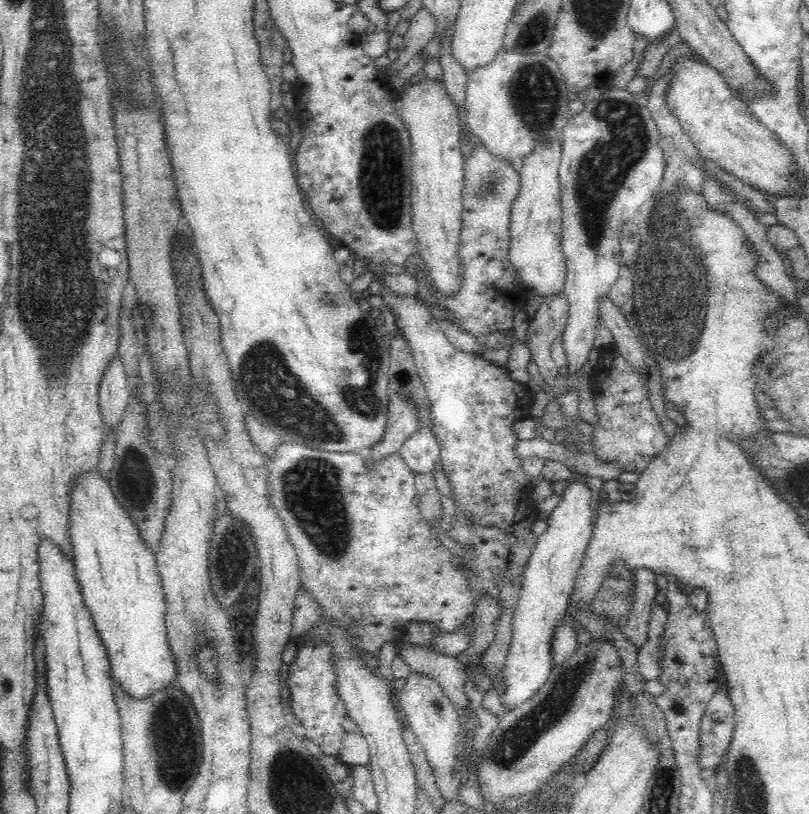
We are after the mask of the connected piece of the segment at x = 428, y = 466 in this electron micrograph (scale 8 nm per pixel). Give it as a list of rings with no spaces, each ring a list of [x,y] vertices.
[[[419,424],[418,431],[402,444],[400,457],[414,475],[430,473],[441,462],[440,445],[430,427]]]

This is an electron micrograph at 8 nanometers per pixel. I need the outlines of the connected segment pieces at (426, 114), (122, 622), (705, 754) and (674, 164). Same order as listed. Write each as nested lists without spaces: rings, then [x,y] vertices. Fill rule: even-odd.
[[[426,79],[423,83],[411,85],[399,92],[399,98],[395,103],[395,110],[402,119],[402,123],[408,129],[412,161],[412,190],[411,209],[412,224],[415,237],[418,241],[417,251],[423,256],[423,261],[429,274],[431,284],[441,294],[456,294],[460,290],[460,228],[462,228],[462,188],[464,186],[464,156],[462,155],[461,130],[459,127],[458,110],[460,107],[452,105],[452,99],[448,96],[443,82]]]
[[[97,470],[79,474],[68,503],[70,503],[68,534],[72,543],[75,575],[96,632],[105,646],[112,680],[134,700],[148,698],[156,690],[168,688],[177,677],[177,665],[167,637],[166,600],[155,563],[155,553],[140,538],[138,528],[128,517],[127,509],[112,495],[109,478],[103,479]]]
[[[717,687],[704,709],[700,723],[699,767],[718,769],[733,738],[736,724],[734,705],[728,693]]]
[[[672,62],[672,66],[668,68],[666,73],[662,75],[652,86],[651,91],[648,94],[648,111],[654,121],[656,126],[658,127],[659,134],[659,147],[663,150],[666,164],[663,172],[662,182],[659,184],[657,188],[657,194],[655,196],[655,202],[658,202],[662,196],[666,196],[666,194],[670,194],[672,192],[672,188],[674,188],[674,184],[676,182],[681,182],[681,184],[685,184],[689,190],[692,192],[702,192],[702,156],[697,151],[697,148],[693,145],[693,142],[686,136],[686,133],[682,130],[680,123],[676,119],[676,116],[672,115],[672,111],[666,107],[665,94],[667,91],[667,86],[671,81],[671,76],[673,75],[673,64],[676,62]]]

